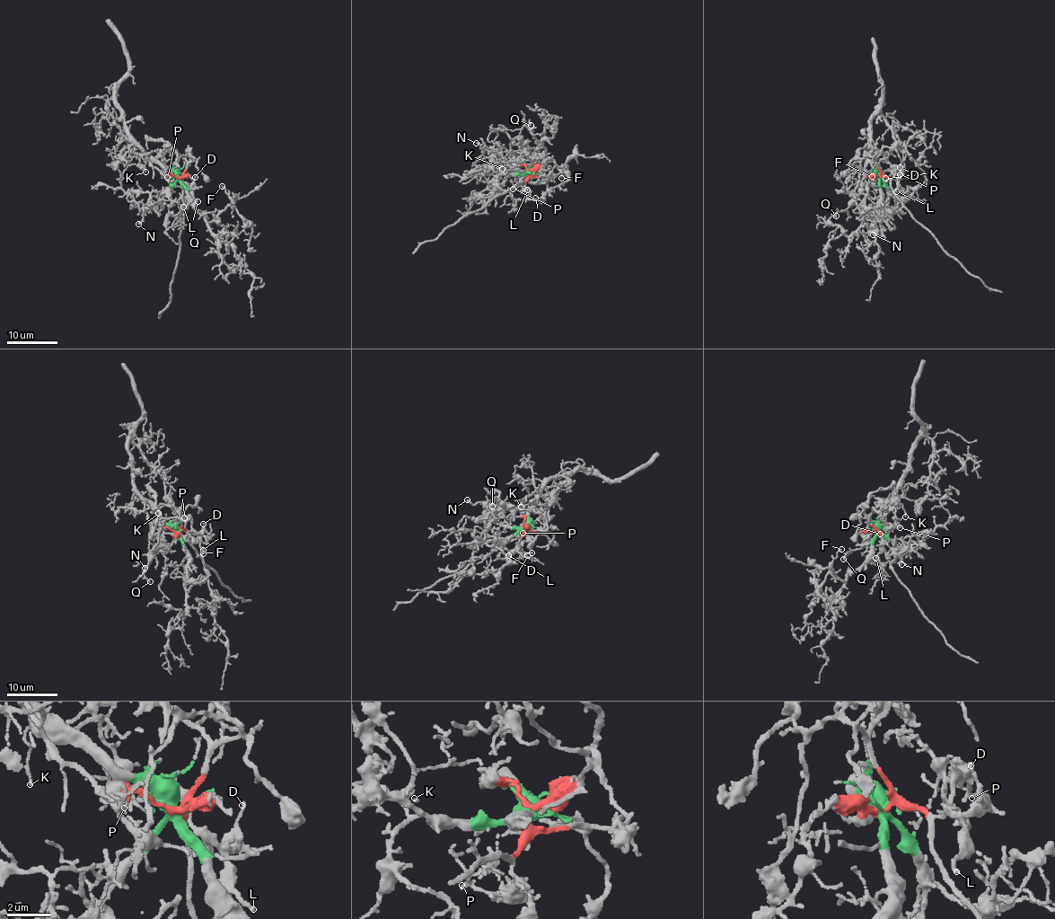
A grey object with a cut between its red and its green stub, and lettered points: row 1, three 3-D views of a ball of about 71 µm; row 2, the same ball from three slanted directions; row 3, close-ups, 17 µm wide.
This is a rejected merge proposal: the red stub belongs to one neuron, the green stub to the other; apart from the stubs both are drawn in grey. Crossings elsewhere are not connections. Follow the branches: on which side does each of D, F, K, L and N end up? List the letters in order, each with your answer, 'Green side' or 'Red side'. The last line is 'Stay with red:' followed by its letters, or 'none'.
D: Red side
F: Green side
K: Green side
L: Red side
N: Green side
Stay with red: D, L

